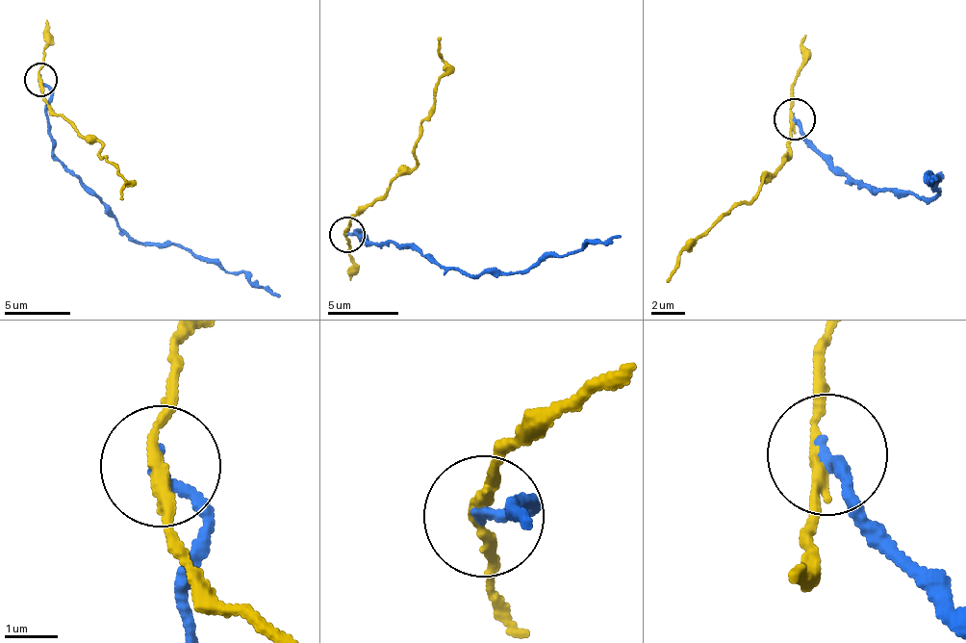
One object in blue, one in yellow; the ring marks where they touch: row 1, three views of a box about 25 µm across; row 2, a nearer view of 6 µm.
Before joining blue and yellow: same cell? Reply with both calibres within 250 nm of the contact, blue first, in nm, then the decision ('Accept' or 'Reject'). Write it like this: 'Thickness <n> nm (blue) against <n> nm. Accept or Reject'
Thickness 240 nm (blue) against 190 nm. Reject

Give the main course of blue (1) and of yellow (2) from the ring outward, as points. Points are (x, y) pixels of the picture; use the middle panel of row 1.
1: (346, 234), (358, 228), (364, 238), (463, 271), (517, 274), (549, 255), (575, 254), (620, 234)
2: (346, 234), (351, 216), (385, 192), (415, 163), (419, 124), (444, 71), (442, 37)

